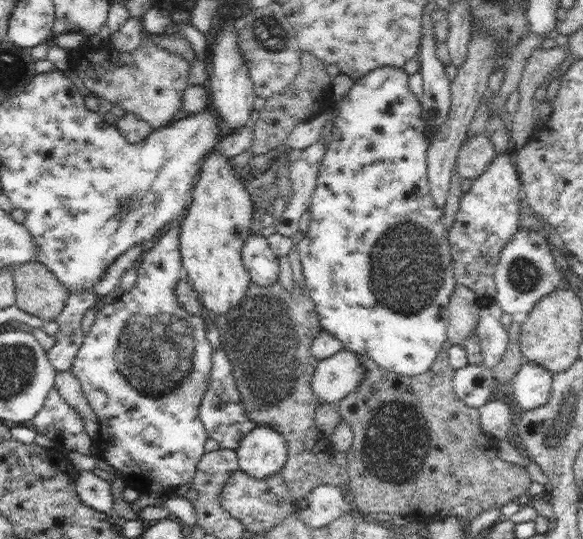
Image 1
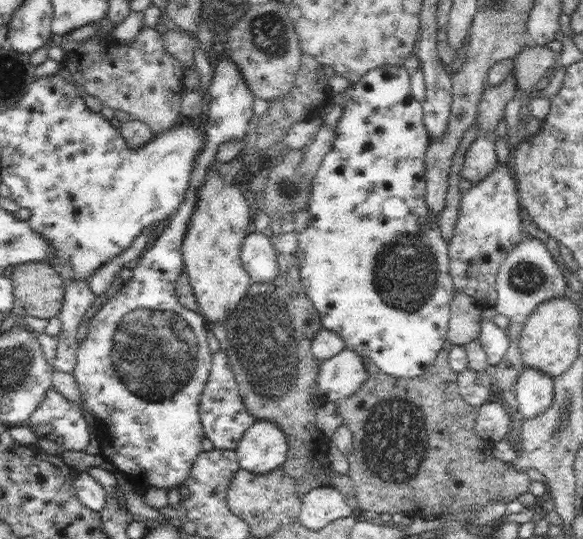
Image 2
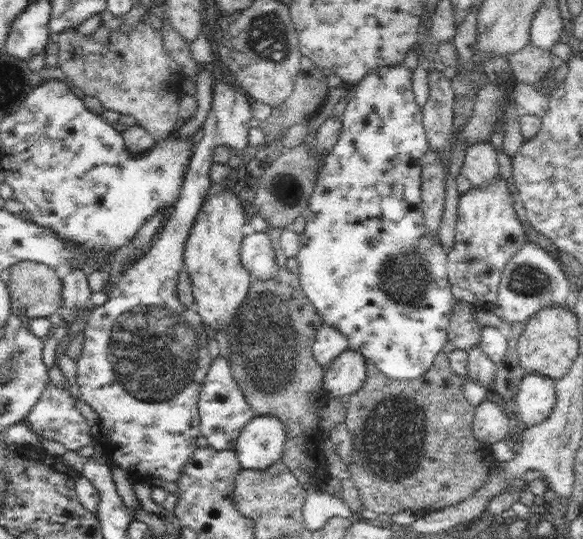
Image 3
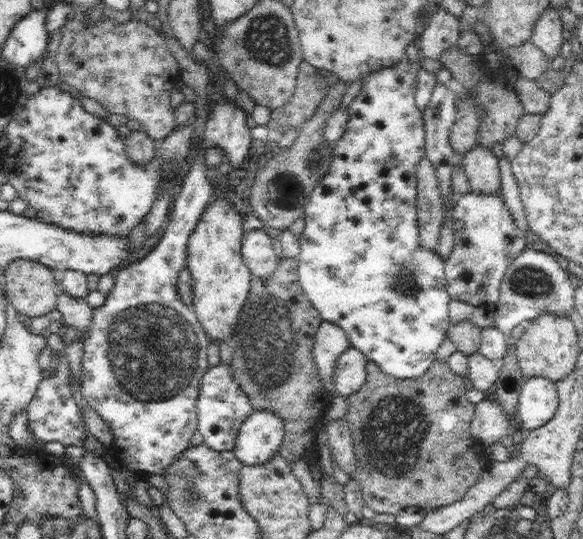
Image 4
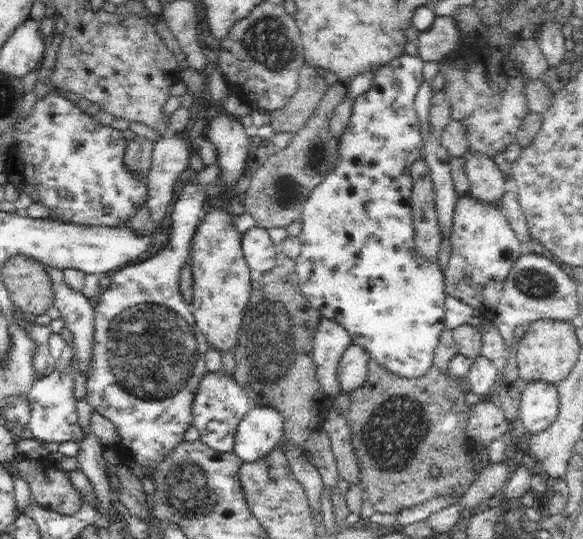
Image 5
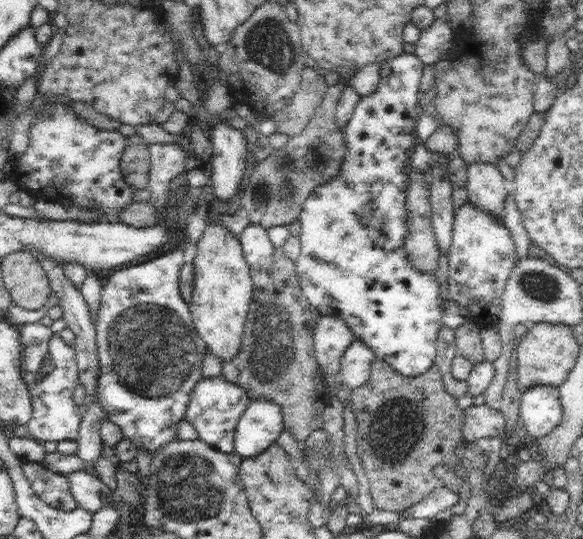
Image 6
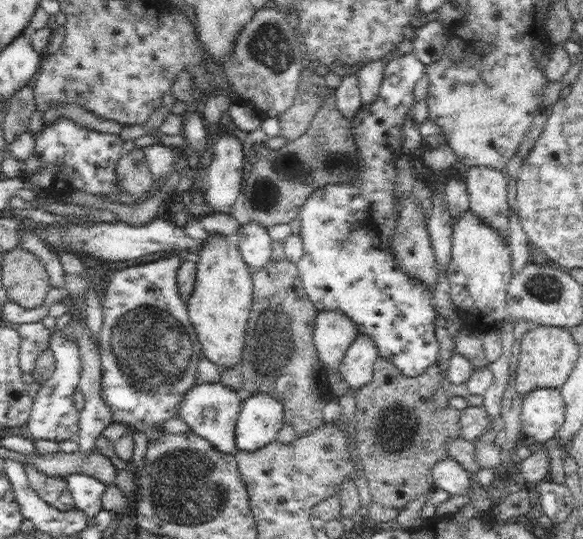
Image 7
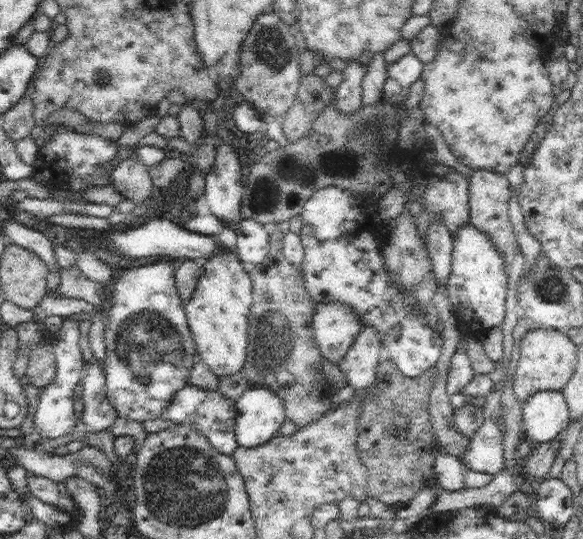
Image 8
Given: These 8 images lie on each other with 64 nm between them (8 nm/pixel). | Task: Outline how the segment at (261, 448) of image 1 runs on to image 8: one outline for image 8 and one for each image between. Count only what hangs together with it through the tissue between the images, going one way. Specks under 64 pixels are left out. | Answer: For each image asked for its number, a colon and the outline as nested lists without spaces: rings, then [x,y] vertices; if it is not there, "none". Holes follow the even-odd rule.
2: [[[257,422],[249,426],[235,448],[241,470],[265,476],[281,468],[287,460],[287,438],[273,422]]]
3: [[[275,416],[253,418],[239,434],[235,454],[241,470],[265,472],[283,460],[285,428]]]
4: [[[253,412],[239,428],[233,452],[243,466],[267,466],[279,454],[285,422],[273,412]]]
5: [[[251,406],[237,426],[233,452],[243,460],[243,464],[265,460],[281,442],[283,434],[283,416],[279,410]]]
6: [[[271,400],[251,402],[235,426],[233,454],[241,460],[261,456],[283,432],[283,410]]]
7: [[[267,394],[251,396],[243,402],[235,424],[235,452],[257,452],[277,440],[283,428],[283,402]]]
8: [[[245,388],[235,406],[235,440],[243,448],[265,446],[285,422],[283,400],[265,388]]]

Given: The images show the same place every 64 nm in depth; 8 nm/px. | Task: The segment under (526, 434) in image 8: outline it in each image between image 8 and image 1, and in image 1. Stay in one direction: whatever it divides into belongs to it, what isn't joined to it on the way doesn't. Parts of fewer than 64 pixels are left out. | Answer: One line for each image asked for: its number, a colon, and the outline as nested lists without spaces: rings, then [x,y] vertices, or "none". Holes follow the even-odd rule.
1: [[[521,356],[521,366],[509,382],[507,390],[513,390],[513,404],[519,404],[521,410],[533,410],[547,402],[551,394],[553,374],[541,364],[527,362]]]
2: [[[525,366],[523,372],[515,380],[515,398],[517,398],[517,408],[523,414],[521,420],[535,418],[535,416],[543,414],[553,402],[553,378],[549,374],[545,374],[543,370],[539,370],[539,368]]]
3: [[[525,372],[515,394],[517,418],[515,426],[537,426],[541,424],[557,404],[555,380],[539,372]]]
4: [[[531,376],[521,386],[517,406],[515,406],[515,424],[523,426],[527,430],[535,430],[539,426],[545,426],[559,404],[557,386],[549,378]]]
5: [[[531,380],[523,386],[517,420],[529,434],[549,428],[559,412],[557,386],[545,380]]]
6: [[[535,384],[525,388],[519,402],[519,420],[533,438],[551,432],[561,422],[561,400],[557,386]]]
7: [[[535,388],[527,394],[523,394],[521,402],[521,432],[525,432],[535,446],[543,446],[547,440],[551,440],[557,430],[565,422],[565,404],[557,388]]]

